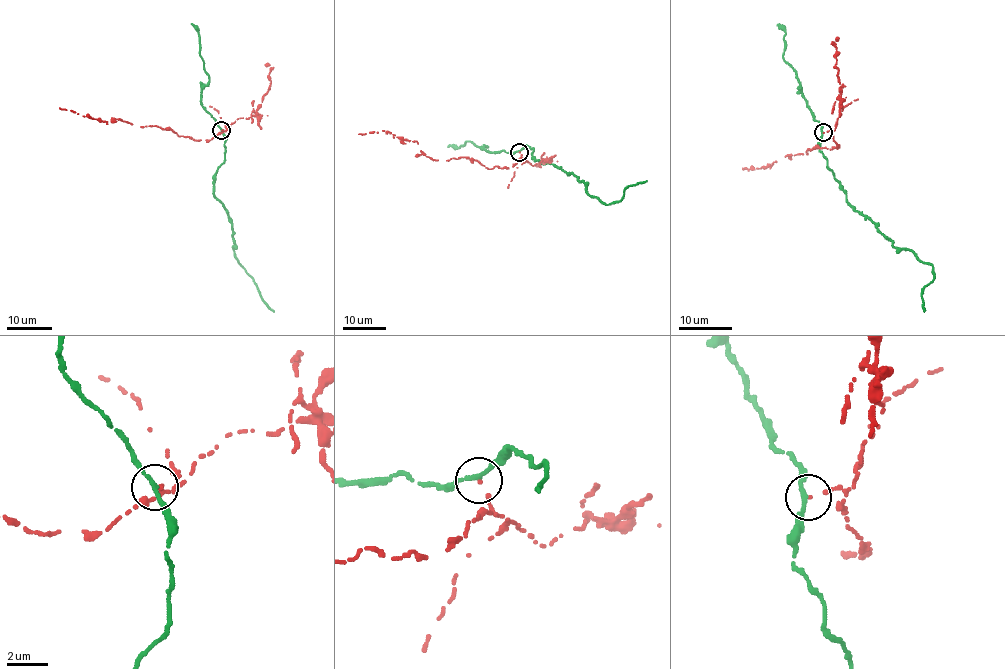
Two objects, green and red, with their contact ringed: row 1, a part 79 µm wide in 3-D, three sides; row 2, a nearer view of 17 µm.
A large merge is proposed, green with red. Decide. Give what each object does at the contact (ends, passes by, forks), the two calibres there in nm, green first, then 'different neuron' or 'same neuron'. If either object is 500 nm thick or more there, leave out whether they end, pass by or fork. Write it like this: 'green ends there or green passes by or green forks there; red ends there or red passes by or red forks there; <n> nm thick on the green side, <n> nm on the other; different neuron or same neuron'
green passes by; red ends there; 200 nm thick on the green side, 170 nm on the other; different neuron

